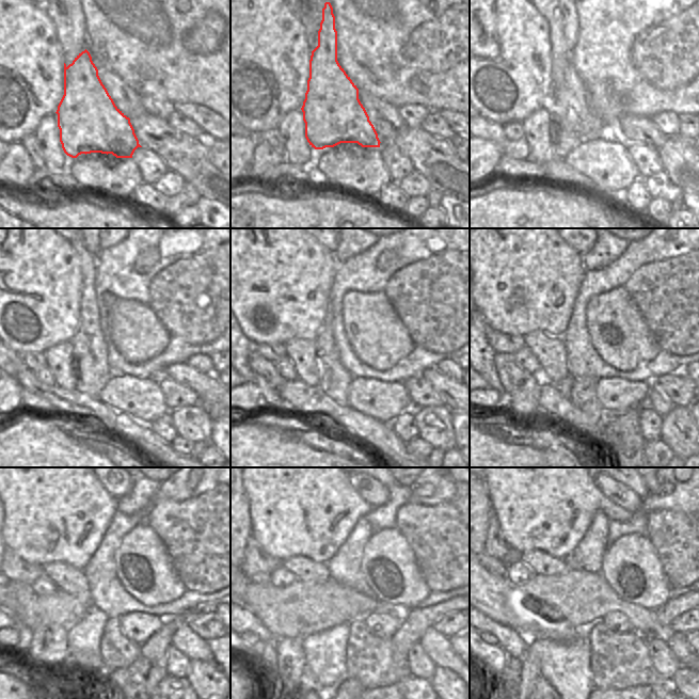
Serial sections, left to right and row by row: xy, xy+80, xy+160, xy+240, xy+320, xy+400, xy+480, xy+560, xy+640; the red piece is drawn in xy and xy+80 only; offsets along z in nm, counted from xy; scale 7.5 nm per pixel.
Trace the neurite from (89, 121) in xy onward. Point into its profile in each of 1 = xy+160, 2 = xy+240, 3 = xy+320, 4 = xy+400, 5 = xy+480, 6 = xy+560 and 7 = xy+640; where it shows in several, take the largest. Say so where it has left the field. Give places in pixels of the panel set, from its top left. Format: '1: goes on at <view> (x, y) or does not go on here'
1: goes on at xy+160 (569, 102)
2: goes on at xy+240 (94, 250)
3: does not go on here
4: does not go on here
5: does not go on here
6: does not go on here
7: does not go on here

